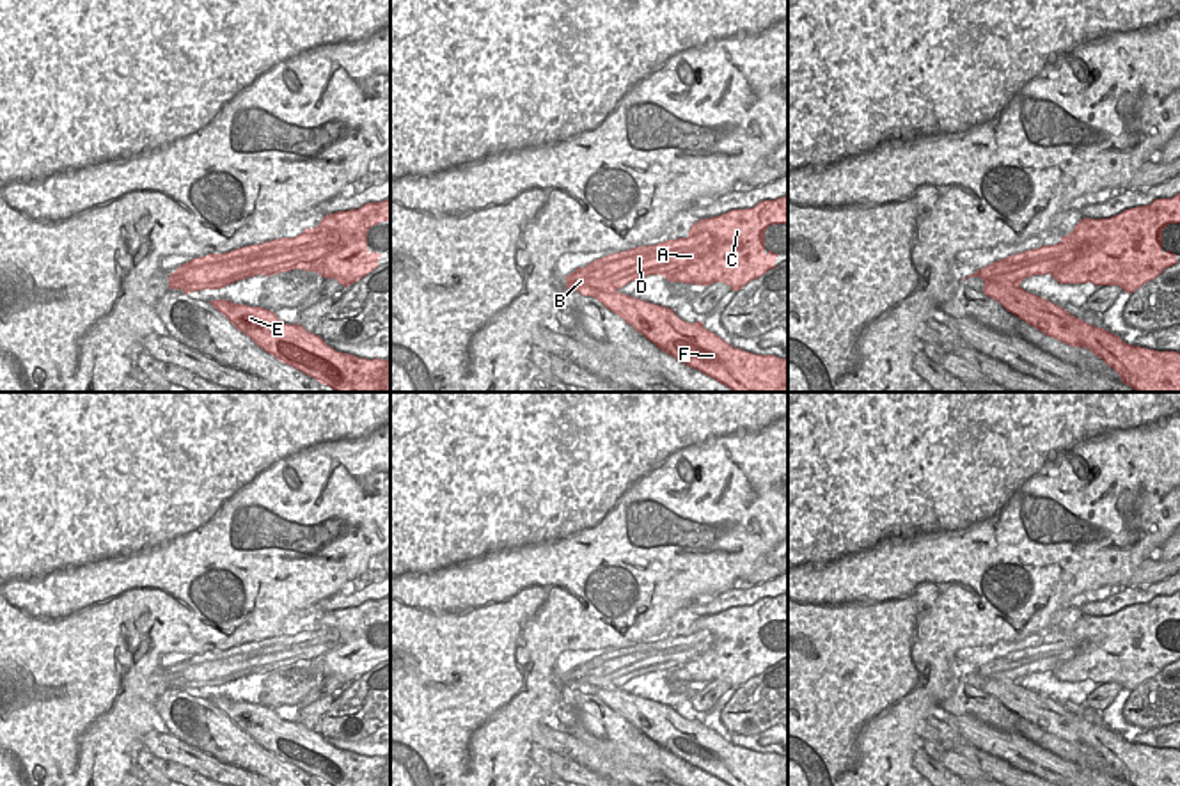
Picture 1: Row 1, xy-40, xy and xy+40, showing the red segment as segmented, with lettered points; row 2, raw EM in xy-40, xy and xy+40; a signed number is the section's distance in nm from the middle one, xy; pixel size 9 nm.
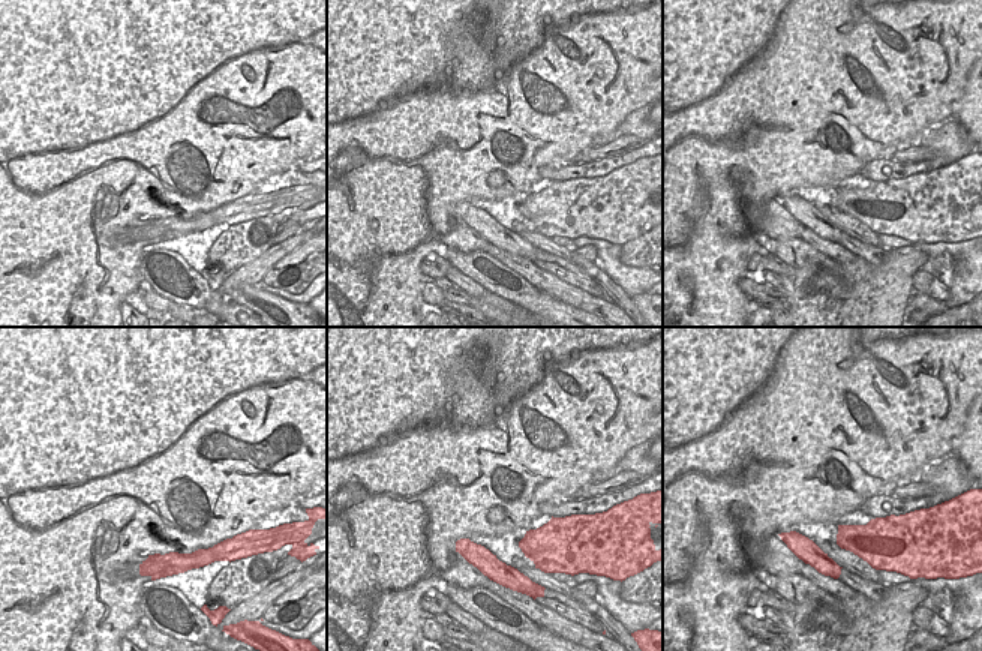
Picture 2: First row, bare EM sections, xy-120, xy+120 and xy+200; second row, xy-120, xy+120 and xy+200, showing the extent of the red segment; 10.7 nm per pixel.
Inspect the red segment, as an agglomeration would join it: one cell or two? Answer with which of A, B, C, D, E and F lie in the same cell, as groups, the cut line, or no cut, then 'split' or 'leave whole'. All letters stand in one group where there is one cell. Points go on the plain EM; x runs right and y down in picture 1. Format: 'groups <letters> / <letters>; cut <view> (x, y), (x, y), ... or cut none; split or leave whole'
groups A C / B D E F; cut xy+40 (1062, 641), (1070, 655), (1051, 671); split

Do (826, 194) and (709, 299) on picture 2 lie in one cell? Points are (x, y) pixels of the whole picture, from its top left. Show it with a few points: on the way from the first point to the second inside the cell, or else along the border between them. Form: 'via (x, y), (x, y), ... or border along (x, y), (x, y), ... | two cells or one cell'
via (768, 162), (730, 162), (714, 179), (709, 240) | one cell

